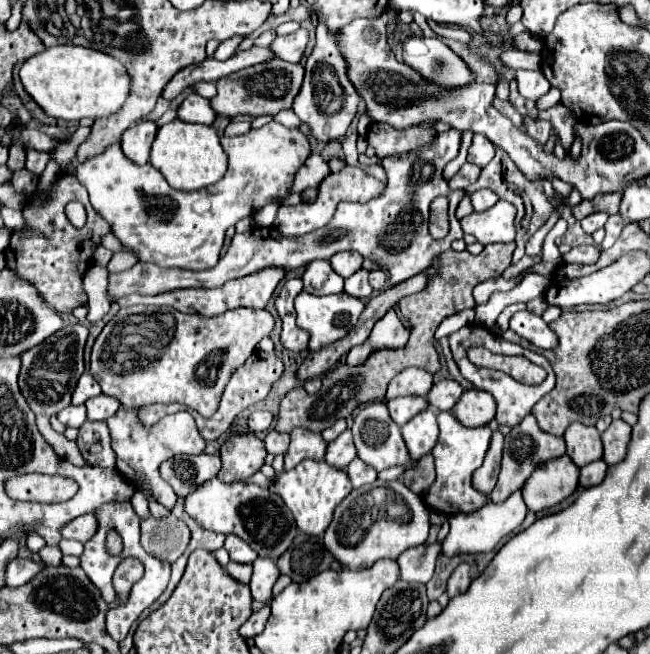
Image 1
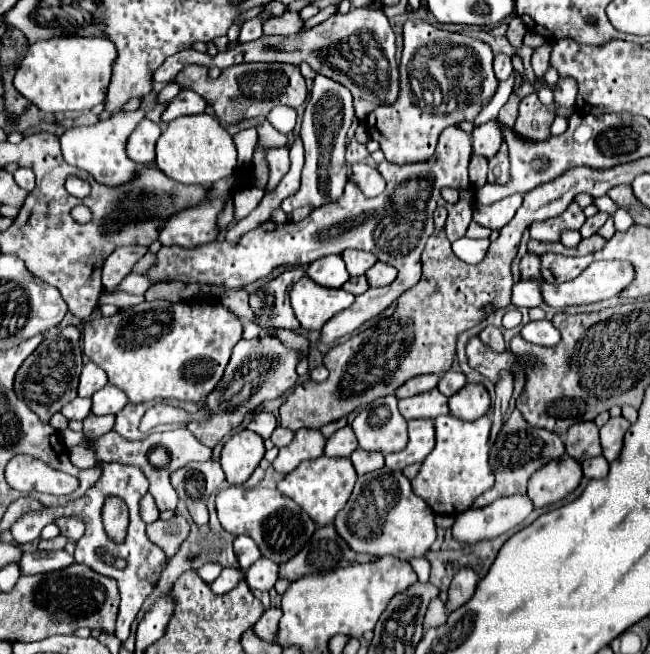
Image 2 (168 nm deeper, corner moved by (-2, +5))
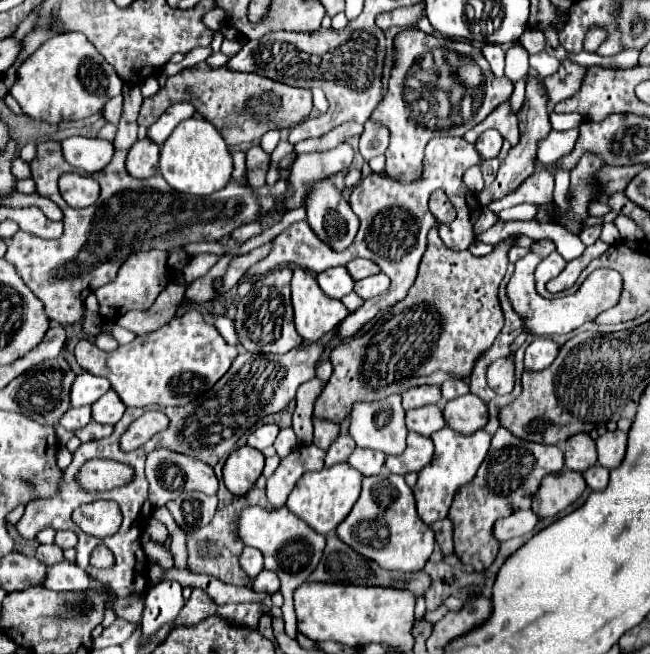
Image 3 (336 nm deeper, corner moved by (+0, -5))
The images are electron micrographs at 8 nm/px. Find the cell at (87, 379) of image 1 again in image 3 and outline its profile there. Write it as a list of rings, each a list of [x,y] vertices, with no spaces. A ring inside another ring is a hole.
[[[81,373],[81,375],[77,375],[77,379],[71,387],[71,407],[93,405],[109,389],[111,389],[111,385],[105,377],[97,377],[97,375],[91,375],[91,373]]]

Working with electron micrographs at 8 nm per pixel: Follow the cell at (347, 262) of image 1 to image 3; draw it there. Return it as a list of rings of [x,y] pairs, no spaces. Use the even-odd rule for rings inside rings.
[[[353,259],[353,261],[349,261],[345,267],[347,267],[349,275],[351,275],[355,281],[357,281],[357,279],[365,279],[365,277],[375,275],[375,273],[381,271],[373,261],[367,261],[367,259]]]

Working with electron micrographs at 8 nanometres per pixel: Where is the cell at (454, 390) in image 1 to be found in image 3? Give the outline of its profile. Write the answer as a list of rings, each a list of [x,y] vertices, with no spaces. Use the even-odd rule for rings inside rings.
[[[449,379],[441,385],[441,399],[443,401],[449,401],[449,399],[455,399],[455,397],[461,397],[469,393],[469,383],[463,381],[463,379]]]

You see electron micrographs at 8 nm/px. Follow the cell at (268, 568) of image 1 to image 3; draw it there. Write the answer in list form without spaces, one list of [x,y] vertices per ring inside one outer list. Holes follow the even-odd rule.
[[[263,569],[253,579],[253,591],[257,591],[257,593],[261,593],[261,591],[265,591],[265,593],[277,593],[279,591],[279,577],[277,577],[277,573]]]

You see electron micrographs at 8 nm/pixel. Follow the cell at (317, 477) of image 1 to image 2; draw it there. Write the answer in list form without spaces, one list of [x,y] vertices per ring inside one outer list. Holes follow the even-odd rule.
[[[319,457],[311,461],[303,461],[295,471],[285,475],[285,479],[279,483],[279,491],[287,497],[291,497],[319,527],[333,523],[335,515],[345,507],[353,485],[357,481],[355,467],[351,465],[351,459],[329,459],[329,457]]]

